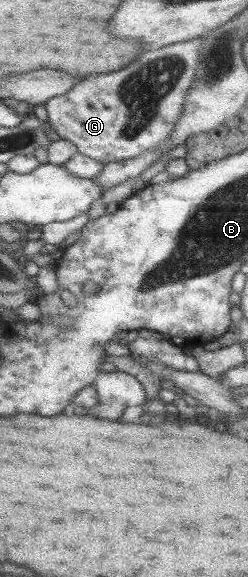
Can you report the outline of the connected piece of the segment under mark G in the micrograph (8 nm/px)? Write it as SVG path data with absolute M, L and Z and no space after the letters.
M200 37L154 48L118 72L88 76L70 92L45 104L50 126L60 138L76 144L79 153L104 164L158 149L173 135L185 112L187 96L201 66L202 45Z

